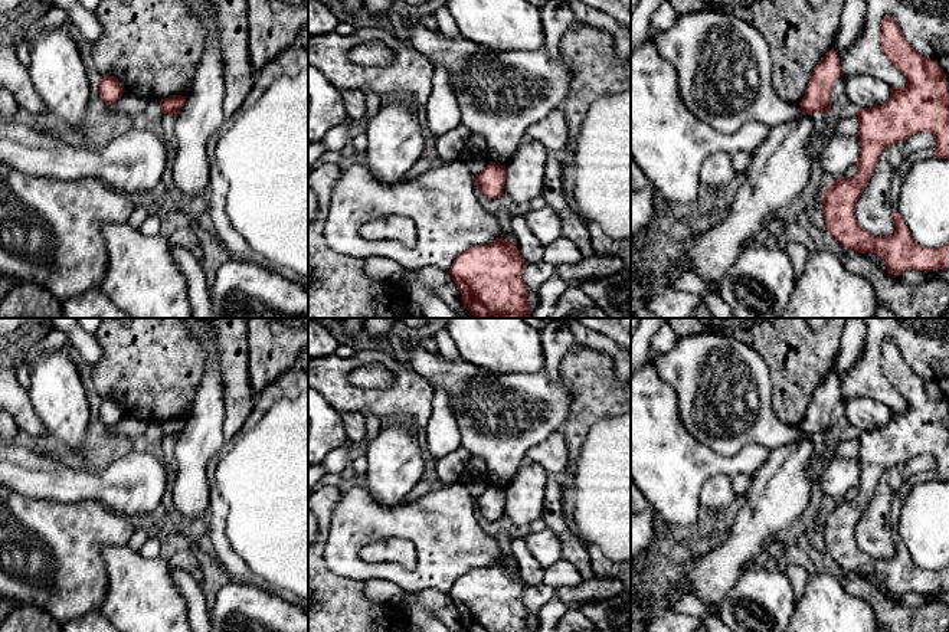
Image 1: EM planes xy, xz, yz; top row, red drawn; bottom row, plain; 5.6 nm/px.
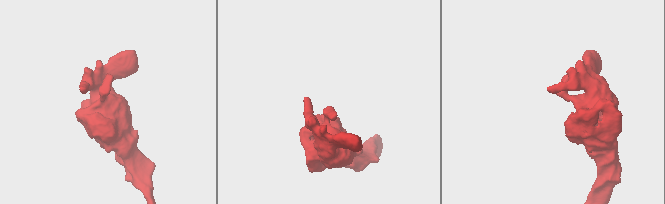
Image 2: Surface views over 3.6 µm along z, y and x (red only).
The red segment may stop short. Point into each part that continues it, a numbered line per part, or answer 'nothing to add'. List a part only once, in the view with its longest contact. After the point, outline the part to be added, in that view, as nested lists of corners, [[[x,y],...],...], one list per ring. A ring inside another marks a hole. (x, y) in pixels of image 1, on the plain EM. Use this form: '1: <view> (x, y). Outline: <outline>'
nothing to add

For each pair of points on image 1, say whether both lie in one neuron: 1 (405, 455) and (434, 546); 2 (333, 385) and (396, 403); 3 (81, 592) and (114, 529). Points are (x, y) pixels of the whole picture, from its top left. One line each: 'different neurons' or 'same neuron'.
1: different neurons
2: same neuron
3: same neuron

